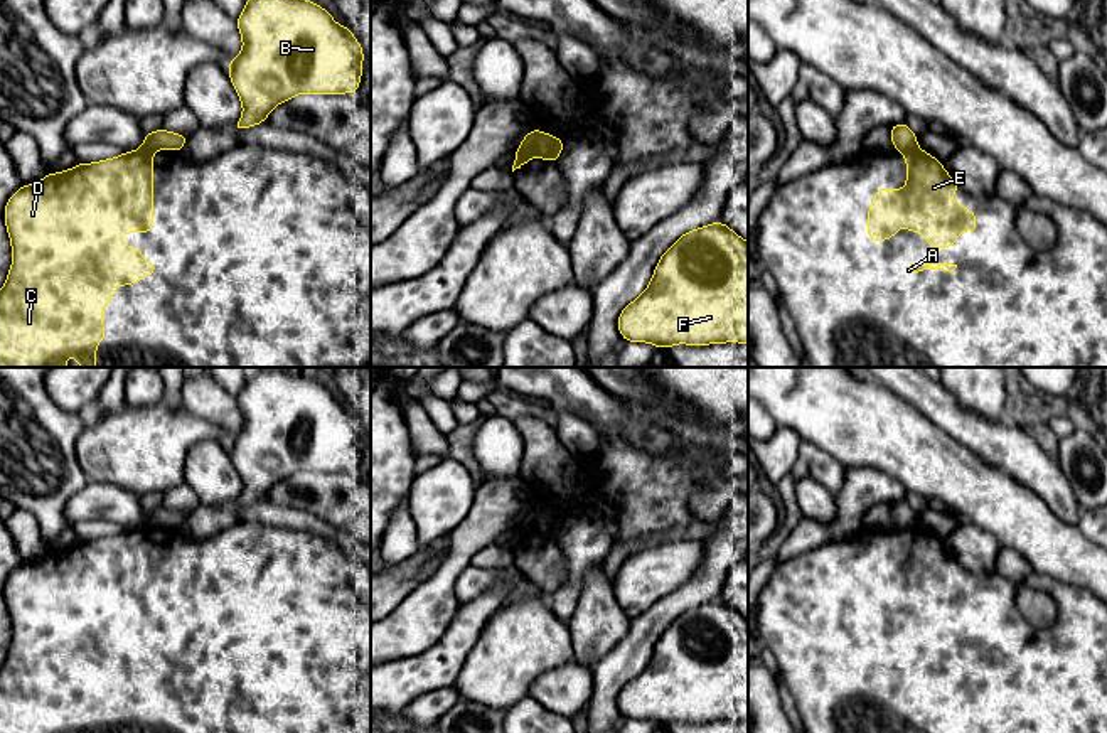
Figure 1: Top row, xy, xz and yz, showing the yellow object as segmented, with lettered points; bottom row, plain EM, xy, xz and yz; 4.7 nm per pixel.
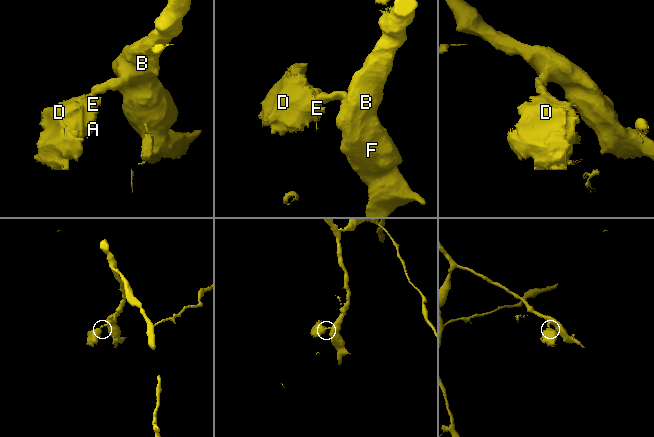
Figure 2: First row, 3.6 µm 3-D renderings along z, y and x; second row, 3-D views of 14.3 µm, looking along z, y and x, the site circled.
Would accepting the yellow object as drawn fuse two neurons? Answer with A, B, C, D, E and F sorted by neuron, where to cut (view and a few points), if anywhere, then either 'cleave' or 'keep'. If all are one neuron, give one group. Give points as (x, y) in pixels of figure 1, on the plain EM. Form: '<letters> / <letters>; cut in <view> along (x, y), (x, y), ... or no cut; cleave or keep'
A C D E / B F; cut in xz along (519, 523), (531, 535); cleave

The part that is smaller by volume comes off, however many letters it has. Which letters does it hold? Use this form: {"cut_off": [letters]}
{"cut_off": ["A", "C", "D", "E"]}

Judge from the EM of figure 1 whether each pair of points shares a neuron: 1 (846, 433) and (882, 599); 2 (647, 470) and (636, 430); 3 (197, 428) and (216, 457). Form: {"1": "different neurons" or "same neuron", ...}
{"1": "different neurons", "2": "different neurons", "3": "different neurons"}

